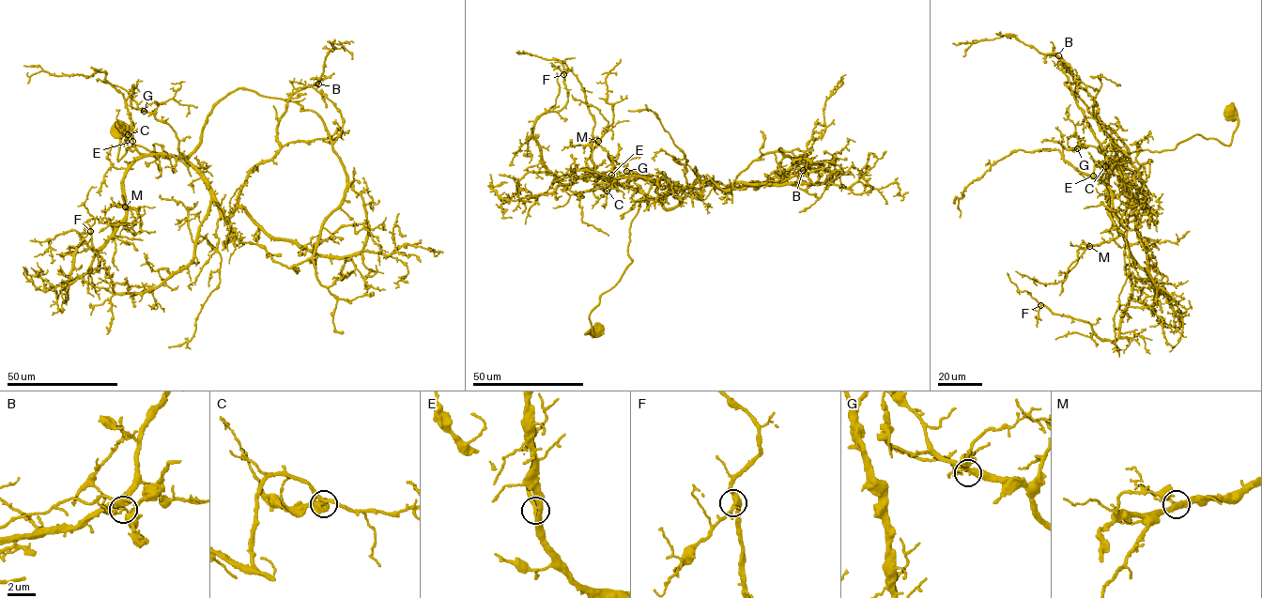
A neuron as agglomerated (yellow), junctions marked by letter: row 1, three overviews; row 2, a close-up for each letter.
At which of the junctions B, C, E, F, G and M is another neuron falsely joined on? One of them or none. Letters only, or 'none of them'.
B

